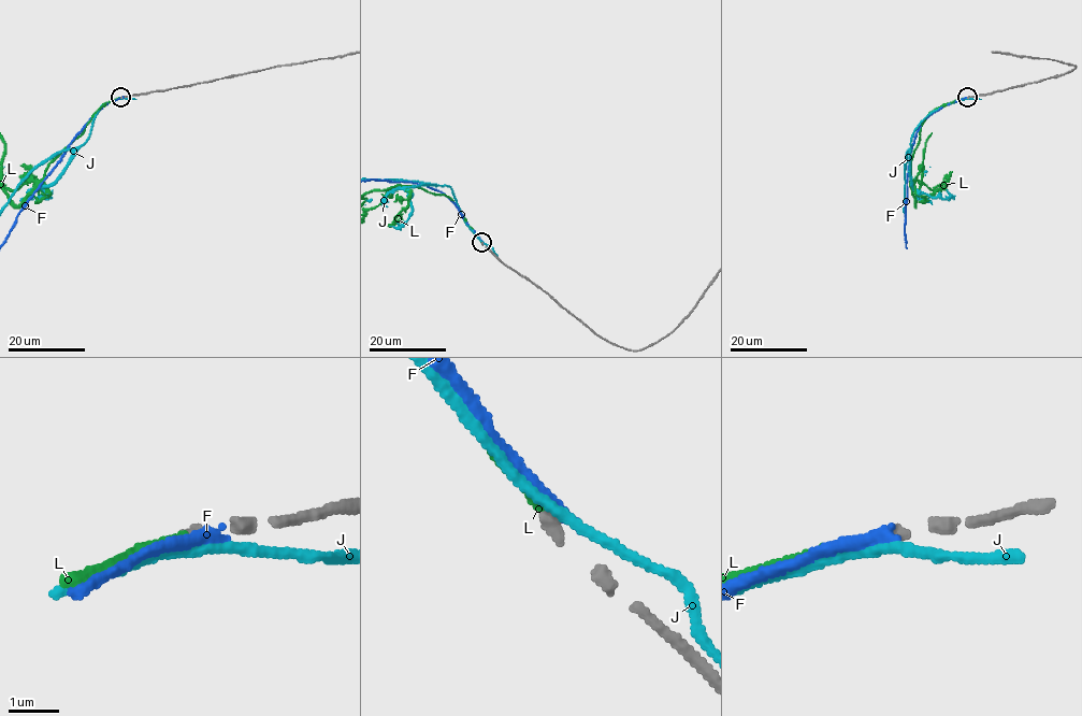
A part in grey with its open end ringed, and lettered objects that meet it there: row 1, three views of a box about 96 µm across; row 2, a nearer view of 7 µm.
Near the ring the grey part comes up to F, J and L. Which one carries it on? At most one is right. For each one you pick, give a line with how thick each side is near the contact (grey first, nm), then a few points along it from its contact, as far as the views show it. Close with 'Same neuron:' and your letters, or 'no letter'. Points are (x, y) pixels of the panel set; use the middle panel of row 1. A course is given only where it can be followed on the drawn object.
L: Thickness 240 nm (grey) against 200 nm
Same neuron: L

